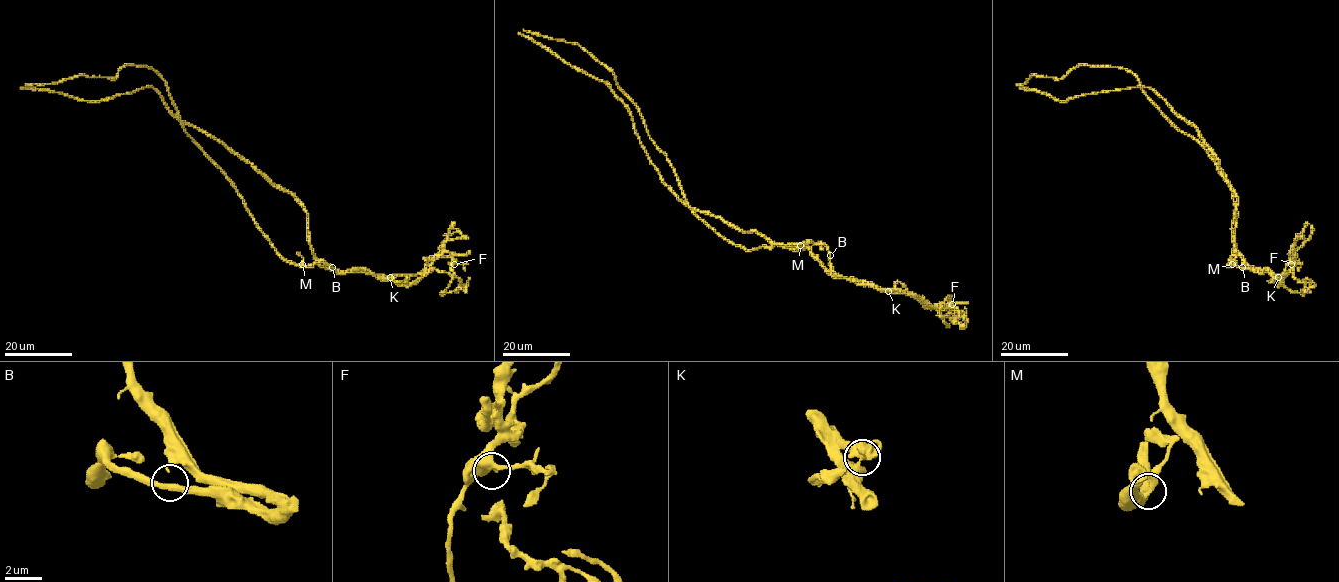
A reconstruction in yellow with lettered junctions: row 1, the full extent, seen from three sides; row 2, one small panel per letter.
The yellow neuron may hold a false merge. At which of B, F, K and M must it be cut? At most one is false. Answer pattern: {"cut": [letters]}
{"cut": ["K"]}

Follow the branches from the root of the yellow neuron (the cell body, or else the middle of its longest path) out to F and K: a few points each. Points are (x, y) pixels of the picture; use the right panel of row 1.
F: (1242, 268), (1278, 276), (1290, 268), (1296, 256), (1291, 264)
K: (1242, 268), (1269, 272), (1277, 277)

